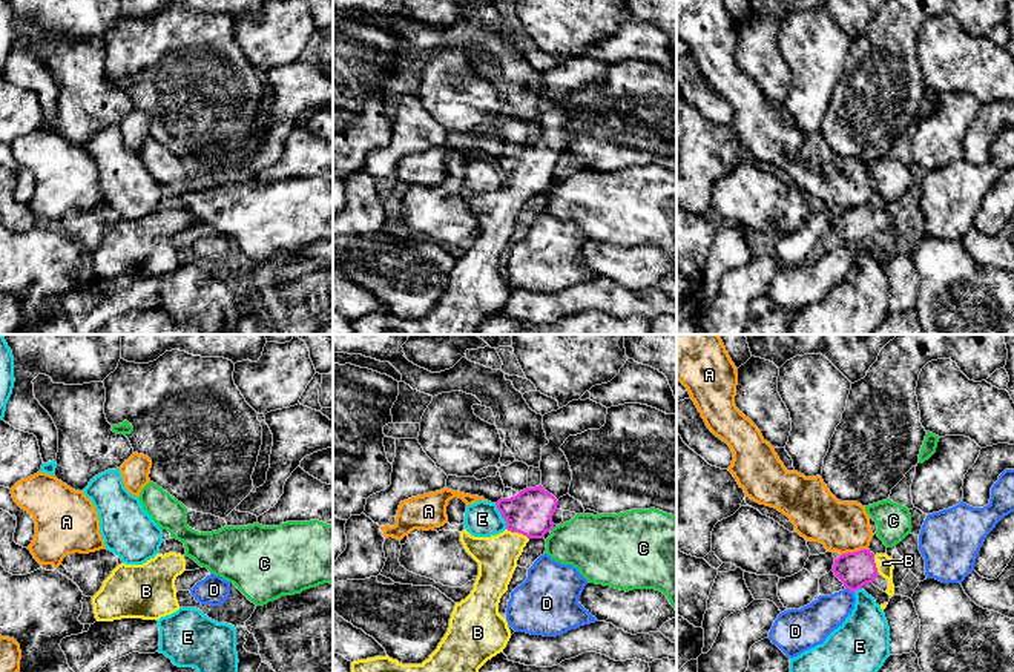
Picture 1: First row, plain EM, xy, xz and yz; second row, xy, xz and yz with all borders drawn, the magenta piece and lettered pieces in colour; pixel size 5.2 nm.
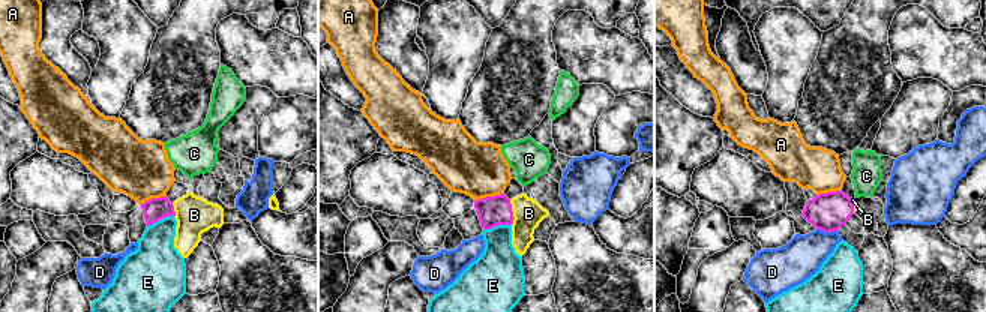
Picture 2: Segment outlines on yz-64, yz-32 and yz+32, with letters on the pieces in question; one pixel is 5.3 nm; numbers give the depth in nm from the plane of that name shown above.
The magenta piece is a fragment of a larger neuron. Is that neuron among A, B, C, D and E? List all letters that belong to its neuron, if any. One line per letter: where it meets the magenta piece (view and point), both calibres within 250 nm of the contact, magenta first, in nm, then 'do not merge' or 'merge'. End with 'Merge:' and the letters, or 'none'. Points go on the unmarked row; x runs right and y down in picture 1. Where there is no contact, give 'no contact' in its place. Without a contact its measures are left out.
A: meets magenta in yz at (853, 209); 190 nm thick on the magenta side, 280 nm on the other; do not merge
B: meets magenta in xz at (517, 187); 240 nm thick on the magenta side, 220 nm on the other; merge
C: meets magenta in xz at (551, 184); 240 nm thick on the magenta side, 320 nm on the other; do not merge
D: meets magenta in yz at (850, 246); 190 nm thick on the magenta side, 200 nm on the other; do not merge
E: meets magenta in xz at (502, 172); 240 nm thick on the magenta side, 190 nm on the other; do not merge
Merge: B

